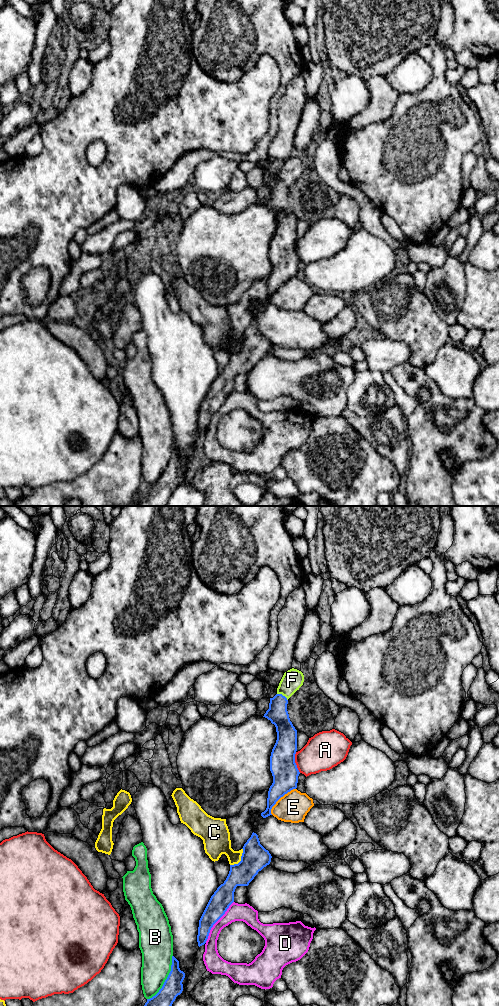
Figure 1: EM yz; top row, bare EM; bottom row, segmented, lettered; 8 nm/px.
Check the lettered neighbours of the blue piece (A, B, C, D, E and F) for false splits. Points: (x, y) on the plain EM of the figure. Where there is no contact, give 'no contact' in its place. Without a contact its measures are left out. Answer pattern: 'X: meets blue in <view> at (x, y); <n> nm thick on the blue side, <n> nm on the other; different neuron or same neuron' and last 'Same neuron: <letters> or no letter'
A: meets blue in yz at (294, 250); 220 nm thick on the blue side, 300 nm on the other; different neuron
B: meets blue in yz at (166, 467); 190 nm thick on the blue side, 260 nm on the other; different neuron
C: meets blue in yz at (241, 347); 220 nm thick on the blue side, 220 nm on the other; different neuron
D: meets blue in yz at (216, 409); 170 nm thick on the blue side, 140 nm on the other; different neuron
E: meets blue in yz at (279, 286); 220 nm thick on the blue side, 240 nm on the other; different neuron
F: meets blue in yz at (283, 184); 160 nm thick on the blue side, 170 nm on the other; same neuron
Same neuron: F

